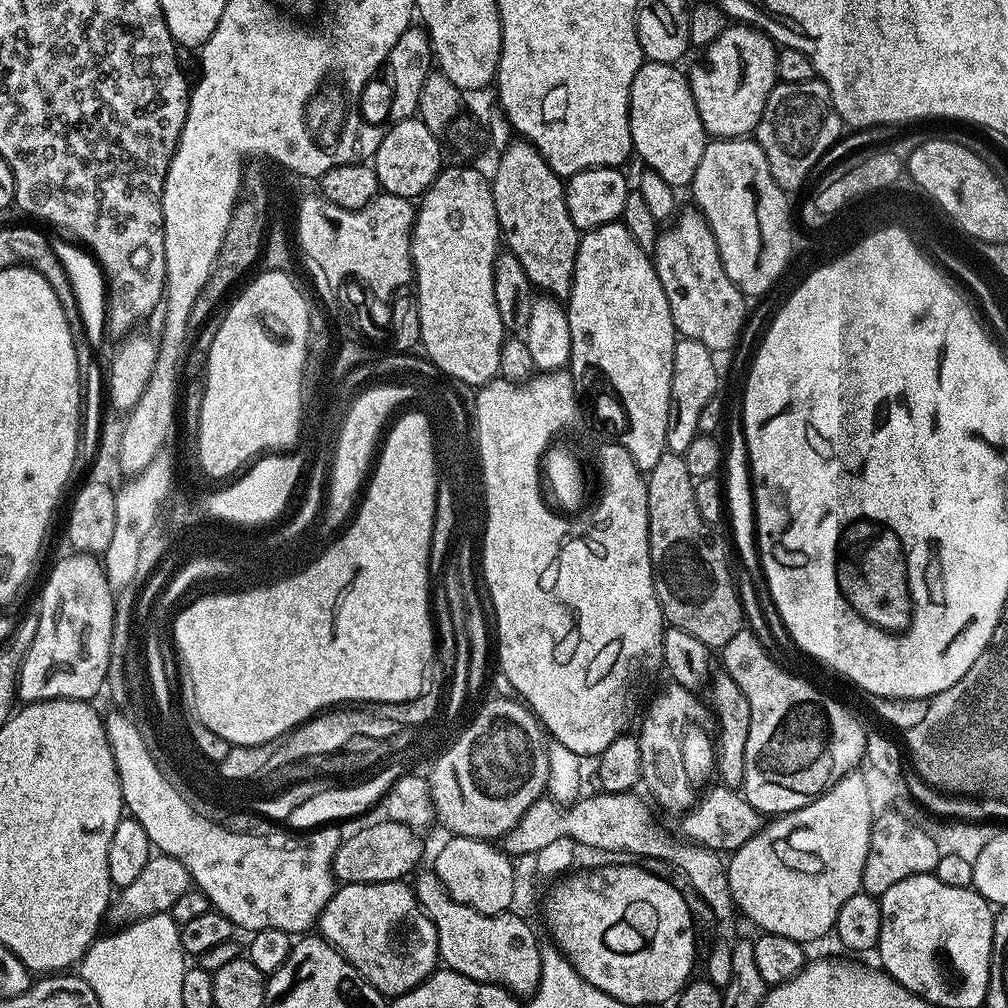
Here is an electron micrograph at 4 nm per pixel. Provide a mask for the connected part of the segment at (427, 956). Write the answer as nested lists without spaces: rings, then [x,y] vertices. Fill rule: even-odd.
[[[398,880],[381,884],[345,883],[337,887],[318,921],[323,939],[336,947],[385,998],[409,992],[434,971],[434,952],[429,937],[427,940],[420,936],[420,927],[426,924],[426,916],[415,891],[406,885]],[[396,928],[408,928],[404,932],[404,948],[388,948],[388,936],[394,935]]]

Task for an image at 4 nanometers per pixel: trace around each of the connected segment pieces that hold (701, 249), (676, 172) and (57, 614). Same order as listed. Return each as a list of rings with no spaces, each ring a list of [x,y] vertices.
[[[689,207],[681,212],[679,209],[671,221],[673,224],[657,235],[654,251],[656,273],[658,282],[662,282],[677,333],[685,340],[702,342],[702,346],[714,354],[721,354],[735,346],[744,328],[746,297],[734,282],[730,282],[704,215],[695,207]]]
[[[645,62],[641,64],[638,74],[634,78],[632,83],[632,89],[630,90],[630,98],[628,99],[628,129],[632,135],[632,146],[635,155],[641,156],[645,161],[643,162],[647,167],[653,168],[668,185],[678,188],[678,186],[684,184],[684,186],[691,185],[692,180],[695,178],[695,172],[698,170],[698,164],[702,161],[702,154],[704,146],[706,143],[706,129],[703,122],[700,120],[700,115],[698,114],[698,106],[694,102],[694,94],[692,93],[692,85],[690,83],[689,77],[684,76],[678,70],[679,67],[675,63],[673,64],[660,64]]]
[[[71,554],[65,560],[60,560],[52,568],[48,581],[44,584],[44,593],[40,596],[40,609],[38,609],[38,630],[34,634],[34,642],[29,646],[28,652],[20,662],[20,675],[18,677],[18,696],[21,701],[35,702],[37,700],[86,700],[91,701],[105,687],[108,679],[108,663],[111,658],[112,628],[116,619],[116,604],[112,601],[114,588],[109,583],[103,563],[92,554]]]

